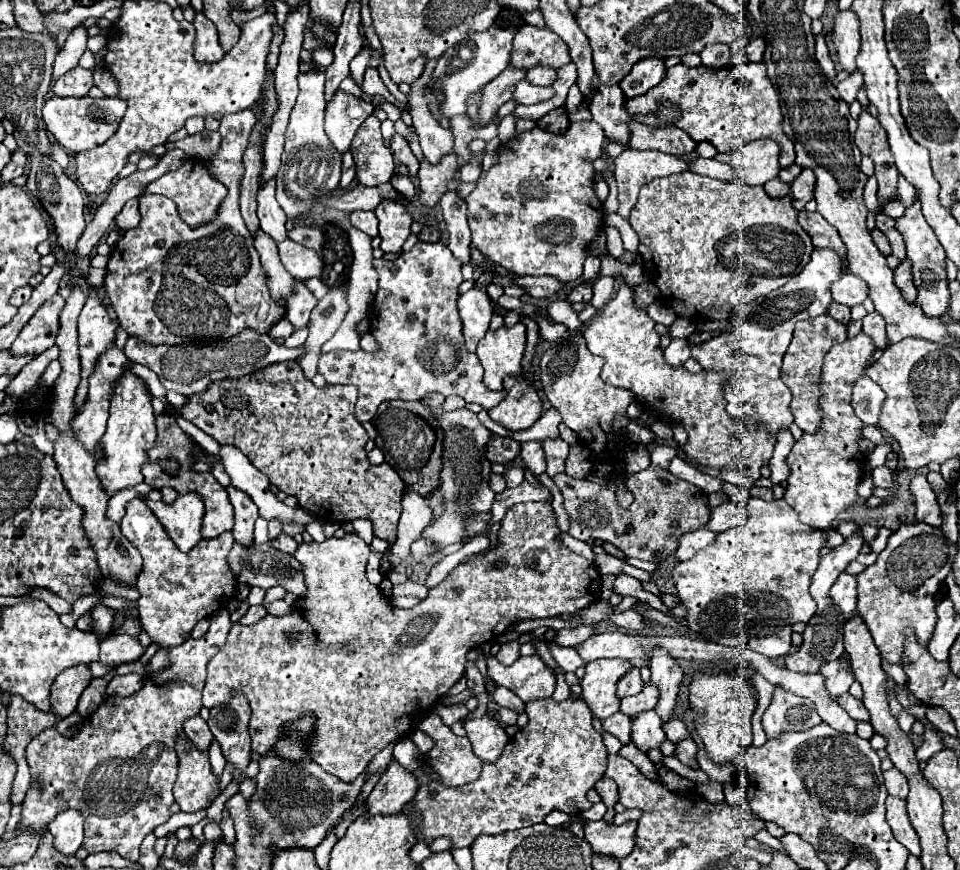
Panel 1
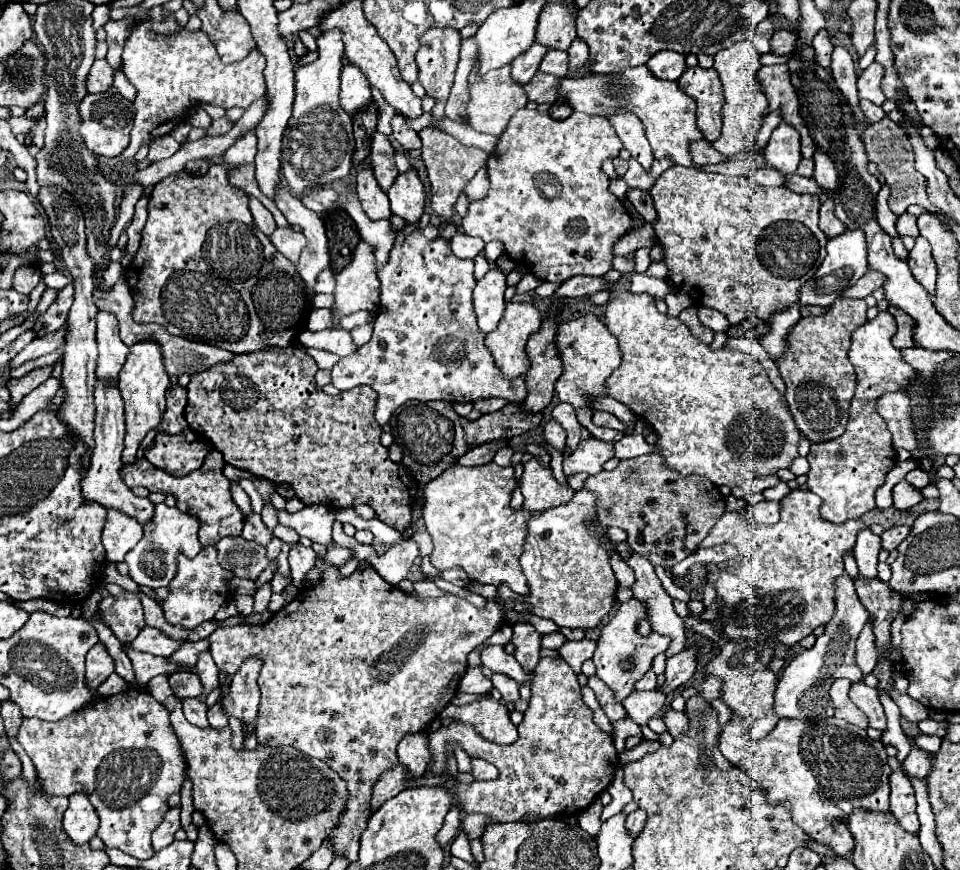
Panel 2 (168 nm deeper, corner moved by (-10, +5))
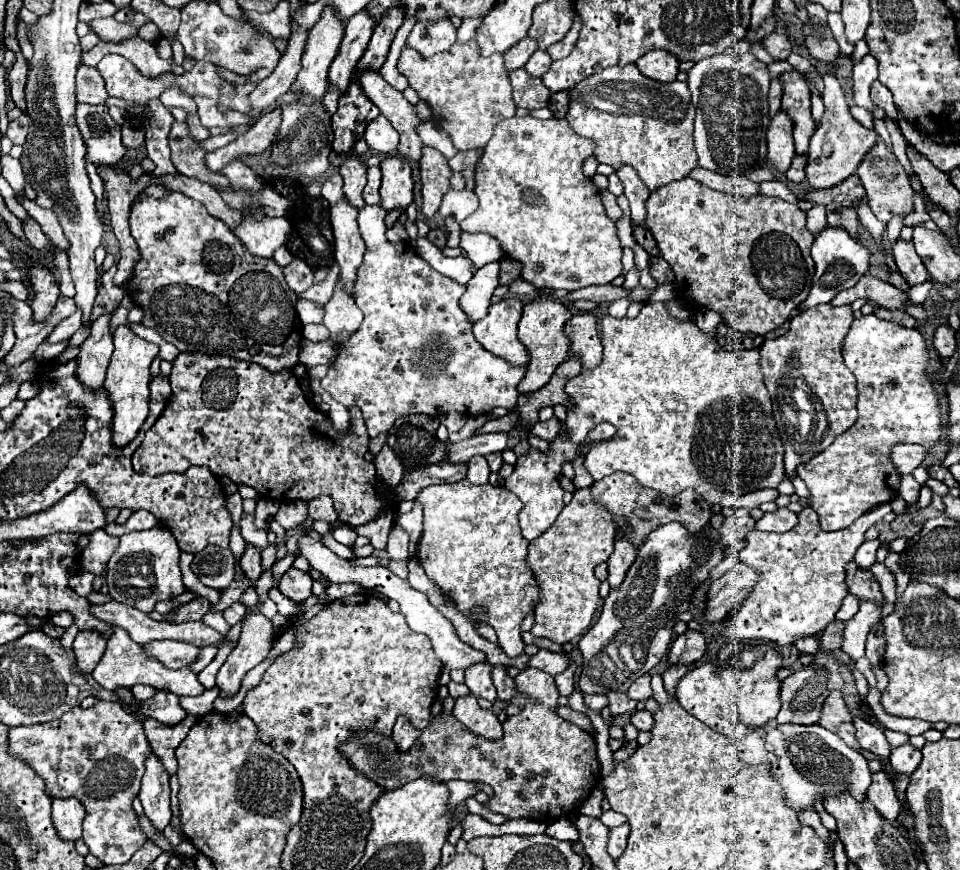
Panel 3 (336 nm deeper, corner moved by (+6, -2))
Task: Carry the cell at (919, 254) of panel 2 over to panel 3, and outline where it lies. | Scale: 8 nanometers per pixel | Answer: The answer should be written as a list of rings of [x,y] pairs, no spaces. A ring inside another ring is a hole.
[[[898,240],[892,248],[892,254],[896,258],[896,266],[900,270],[900,274],[904,276],[904,280],[908,282],[908,286],[916,286],[928,280],[928,272],[920,260],[920,256],[914,250],[912,242],[904,242]]]

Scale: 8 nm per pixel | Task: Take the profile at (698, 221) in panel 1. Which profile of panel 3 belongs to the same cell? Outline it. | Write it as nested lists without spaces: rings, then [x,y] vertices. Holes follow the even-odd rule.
[[[684,178],[680,182],[672,182],[672,184],[666,184],[666,186],[660,186],[656,192],[650,192],[648,200],[646,200],[646,228],[652,232],[656,244],[658,244],[658,250],[660,250],[660,256],[670,264],[670,268],[674,270],[674,276],[676,276],[676,284],[680,288],[684,288],[688,284],[688,298],[694,306],[698,308],[704,308],[704,310],[714,310],[718,312],[732,328],[748,334],[768,334],[772,330],[776,330],[790,314],[792,310],[796,310],[796,306],[806,300],[808,296],[808,290],[812,286],[812,276],[814,276],[814,262],[810,258],[810,246],[814,242],[814,236],[806,230],[806,212],[802,212],[798,208],[798,204],[788,204],[786,200],[776,200],[776,198],[766,198],[764,194],[760,196],[752,196],[748,200],[740,198],[740,196],[732,196],[728,192],[716,192],[692,178]]]

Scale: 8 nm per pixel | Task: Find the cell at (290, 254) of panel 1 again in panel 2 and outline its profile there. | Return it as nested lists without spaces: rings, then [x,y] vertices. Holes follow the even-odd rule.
[[[276,227],[274,233],[270,235],[270,241],[272,241],[272,245],[274,245],[284,257],[288,257],[292,263],[298,261],[300,251],[302,251],[304,245],[306,245],[306,237],[304,237],[300,231],[296,231],[294,227]]]

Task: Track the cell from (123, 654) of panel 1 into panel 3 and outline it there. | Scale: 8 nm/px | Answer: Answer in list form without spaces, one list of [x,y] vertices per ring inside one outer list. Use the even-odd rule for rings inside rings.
[[[154,640],[142,646],[146,656],[152,656],[154,660],[162,662],[168,668],[184,668],[188,666],[196,656],[198,650],[192,644],[184,644],[184,642],[170,642],[170,640]]]

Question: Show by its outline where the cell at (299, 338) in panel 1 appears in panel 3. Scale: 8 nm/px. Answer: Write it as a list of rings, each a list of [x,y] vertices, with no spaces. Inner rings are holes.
[[[306,324],[304,330],[302,330],[302,336],[312,340],[312,342],[322,342],[322,340],[328,340],[328,330],[324,324]]]

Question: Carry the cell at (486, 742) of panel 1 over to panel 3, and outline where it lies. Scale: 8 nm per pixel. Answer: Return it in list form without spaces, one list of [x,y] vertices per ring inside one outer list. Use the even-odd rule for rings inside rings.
[[[464,696],[458,698],[452,710],[454,718],[462,722],[472,734],[486,738],[486,740],[498,740],[502,736],[502,724],[498,722],[496,714],[492,710],[484,710],[478,706],[476,696]]]

